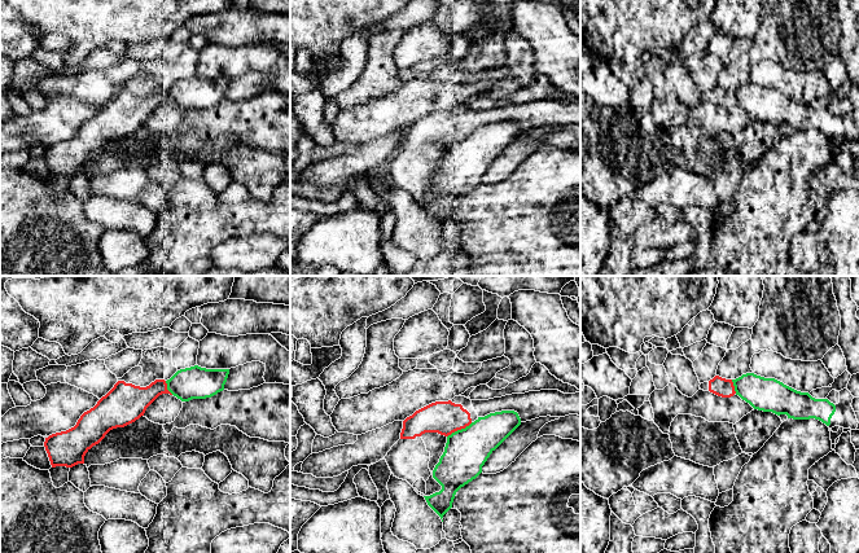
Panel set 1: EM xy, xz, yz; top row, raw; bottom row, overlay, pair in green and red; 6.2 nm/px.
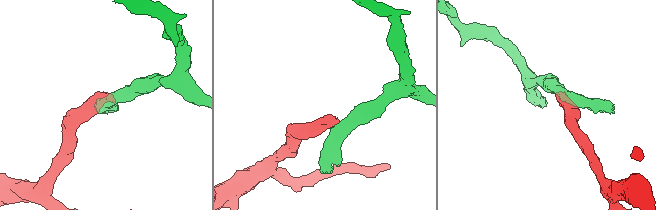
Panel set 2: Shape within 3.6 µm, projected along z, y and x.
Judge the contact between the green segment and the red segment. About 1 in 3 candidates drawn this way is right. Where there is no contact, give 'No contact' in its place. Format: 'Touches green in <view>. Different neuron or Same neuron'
Touches green in xz. Different neuron

